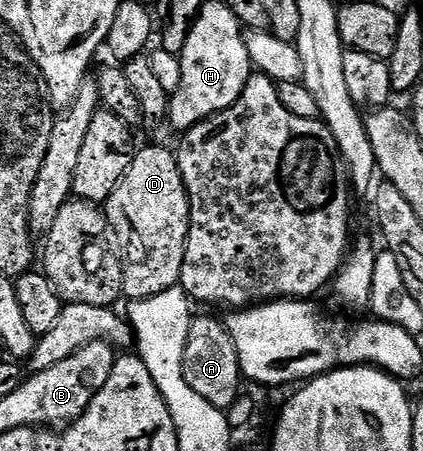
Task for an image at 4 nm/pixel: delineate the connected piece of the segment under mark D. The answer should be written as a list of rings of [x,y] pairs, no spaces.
[[[144,148],[133,155],[124,177],[114,186],[110,198],[103,205],[102,211],[108,217],[108,227],[120,239],[124,247],[122,263],[124,266],[124,296],[129,301],[149,299],[162,294],[171,287],[179,285],[182,274],[182,262],[186,254],[186,242],[190,230],[190,202],[182,174],[178,170],[176,153],[168,148]]]

